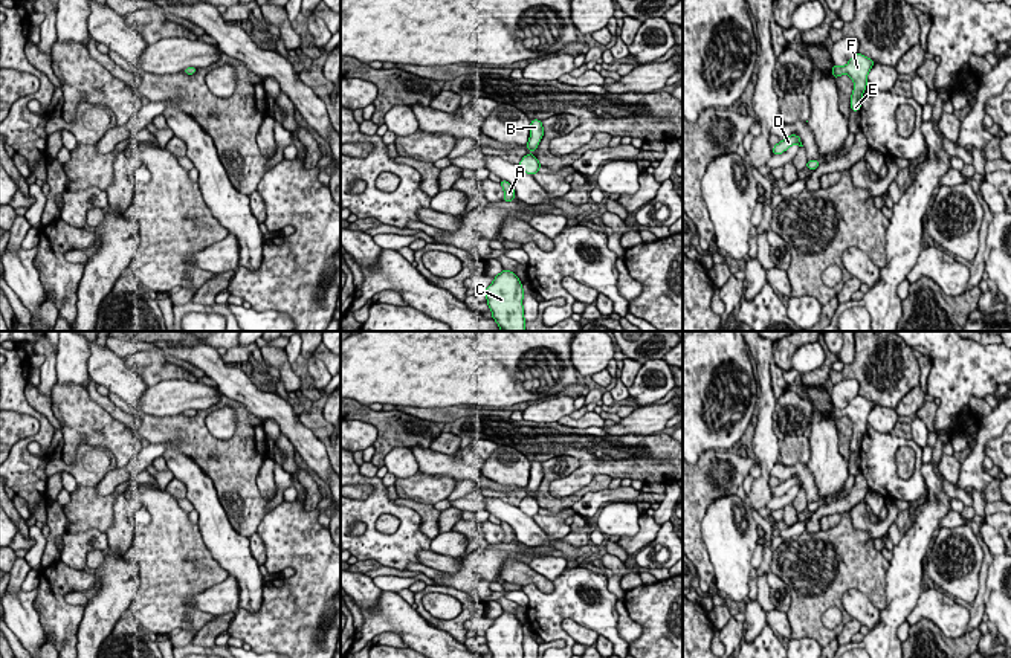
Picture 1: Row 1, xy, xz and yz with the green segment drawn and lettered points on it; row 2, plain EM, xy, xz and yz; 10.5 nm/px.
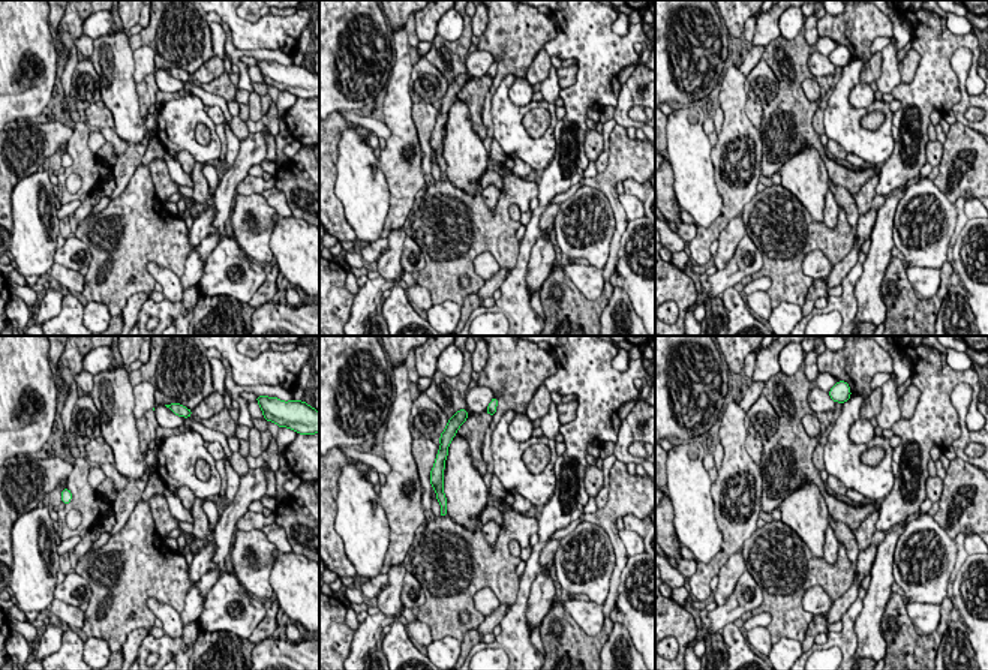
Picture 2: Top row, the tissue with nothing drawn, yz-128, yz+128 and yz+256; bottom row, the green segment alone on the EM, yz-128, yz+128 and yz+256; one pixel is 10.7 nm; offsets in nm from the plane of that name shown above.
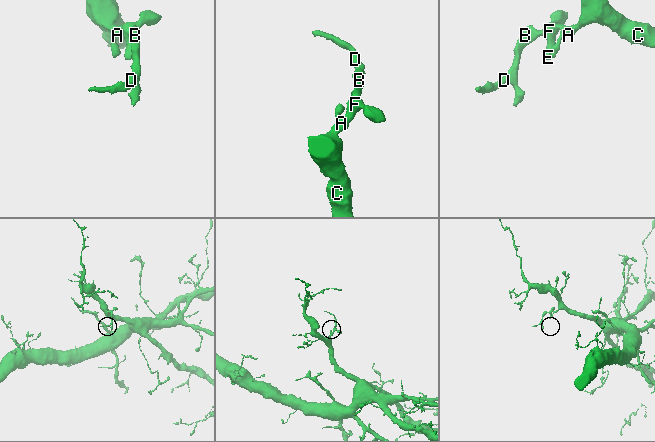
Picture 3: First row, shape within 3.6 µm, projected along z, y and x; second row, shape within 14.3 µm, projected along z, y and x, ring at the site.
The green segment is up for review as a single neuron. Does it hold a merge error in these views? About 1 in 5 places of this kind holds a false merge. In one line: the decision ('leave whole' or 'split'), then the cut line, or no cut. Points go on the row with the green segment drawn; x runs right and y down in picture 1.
leave whole; no cut

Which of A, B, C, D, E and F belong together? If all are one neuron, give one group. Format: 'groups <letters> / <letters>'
groups A B C D E F

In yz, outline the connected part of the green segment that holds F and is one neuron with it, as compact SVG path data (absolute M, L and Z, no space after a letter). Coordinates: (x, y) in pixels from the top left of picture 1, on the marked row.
M860 52L849 60L845 67L832 66L832 75L837 79L840 75L848 73L854 81L854 92L851 96L851 110L858 111L861 108L863 92L867 84L867 73L877 61L866 58Z

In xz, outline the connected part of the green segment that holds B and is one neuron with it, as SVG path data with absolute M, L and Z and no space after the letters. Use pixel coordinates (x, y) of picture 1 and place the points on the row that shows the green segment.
M531 119L530 139L525 147L533 153L538 148L542 136L544 136L542 122L539 119Z

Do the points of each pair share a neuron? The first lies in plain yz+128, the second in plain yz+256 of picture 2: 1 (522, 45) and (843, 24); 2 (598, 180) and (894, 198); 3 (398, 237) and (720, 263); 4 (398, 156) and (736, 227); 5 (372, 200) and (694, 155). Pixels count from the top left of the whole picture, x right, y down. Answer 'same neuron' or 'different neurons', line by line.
1: same neuron
2: different neurons
3: same neuron
4: different neurons
5: same neuron

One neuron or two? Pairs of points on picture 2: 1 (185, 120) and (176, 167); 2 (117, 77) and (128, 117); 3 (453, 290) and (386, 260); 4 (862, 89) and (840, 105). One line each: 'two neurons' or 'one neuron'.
1: two neurons
2: one neuron
3: two neurons
4: two neurons

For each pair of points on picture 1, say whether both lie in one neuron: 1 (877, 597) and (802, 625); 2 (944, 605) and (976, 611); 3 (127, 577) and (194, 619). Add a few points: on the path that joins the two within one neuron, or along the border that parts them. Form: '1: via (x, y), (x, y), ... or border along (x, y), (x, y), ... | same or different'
1: via (857, 582), (839, 582), (816, 605) | same
2: border along (970, 609), (970, 622), (964, 632) | different
3: border along (124, 554), (138, 565), (138, 591), (129, 606) | different

